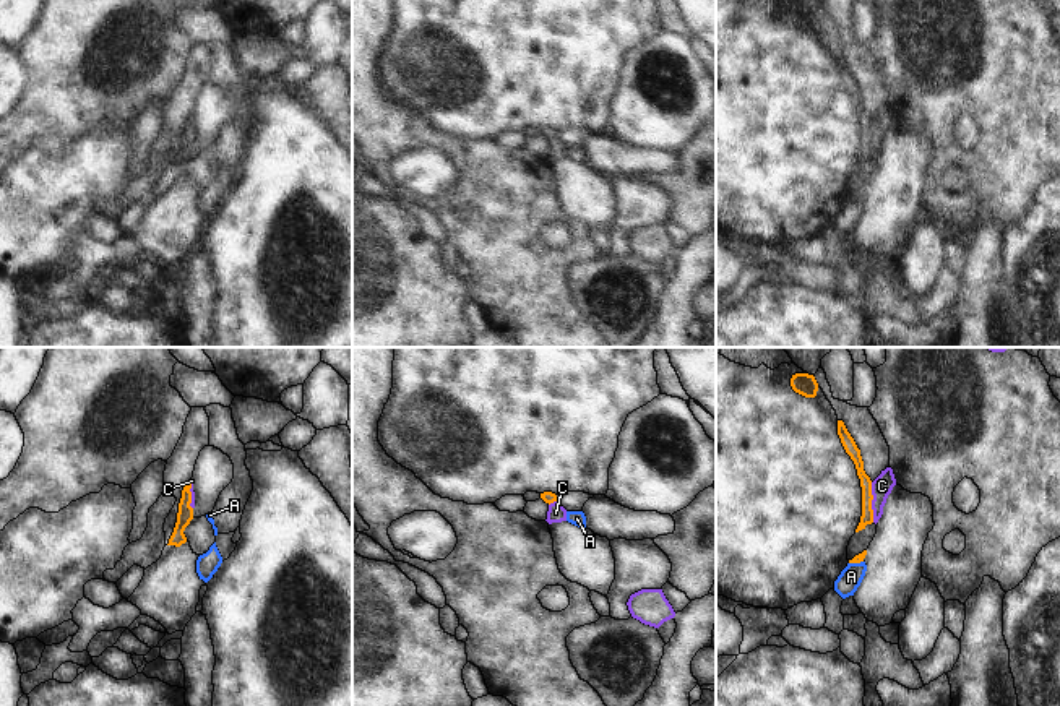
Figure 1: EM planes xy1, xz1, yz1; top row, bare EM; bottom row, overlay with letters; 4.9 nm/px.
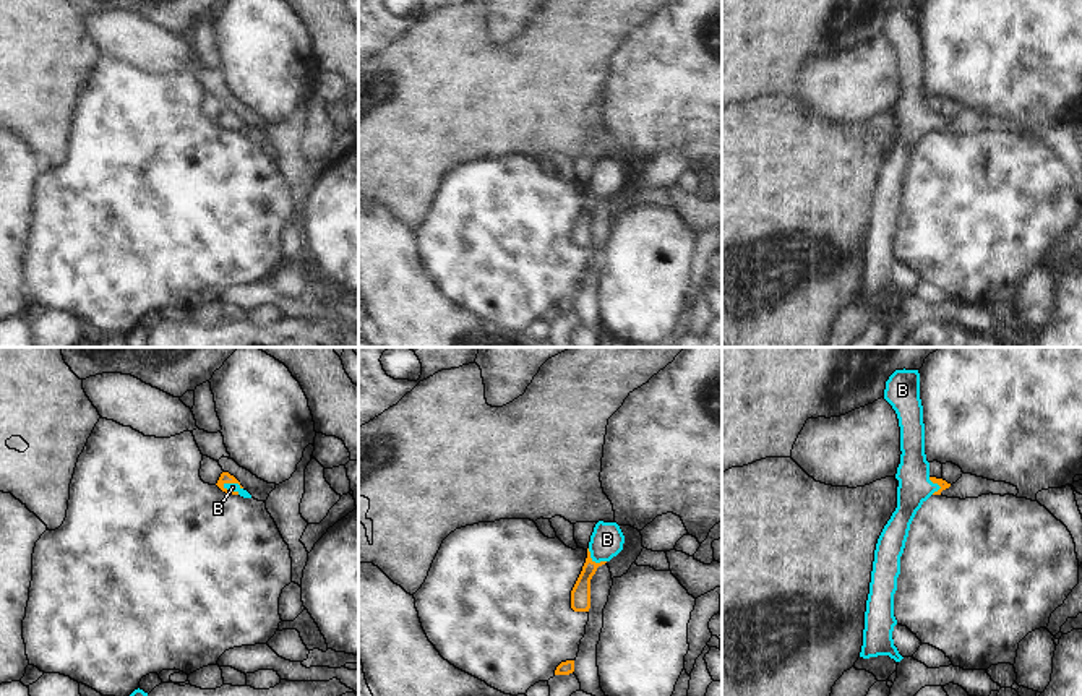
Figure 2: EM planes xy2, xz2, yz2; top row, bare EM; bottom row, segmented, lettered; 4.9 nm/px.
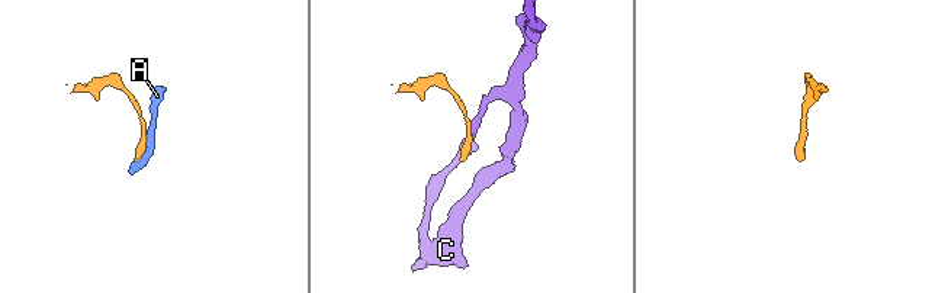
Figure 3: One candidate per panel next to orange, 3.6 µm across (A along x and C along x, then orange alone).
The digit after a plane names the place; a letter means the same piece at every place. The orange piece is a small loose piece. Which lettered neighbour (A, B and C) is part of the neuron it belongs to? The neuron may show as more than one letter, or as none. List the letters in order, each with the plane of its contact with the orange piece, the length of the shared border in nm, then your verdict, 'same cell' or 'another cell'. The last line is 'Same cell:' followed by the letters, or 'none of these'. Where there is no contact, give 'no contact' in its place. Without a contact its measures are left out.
A: meets orange in yz1; contact 70 nm long; another cell
B: meets orange in xy2; contact 110 nm long; same cell
C: meets orange in yz1; contact 200 nm long; another cell
Same cell: B

